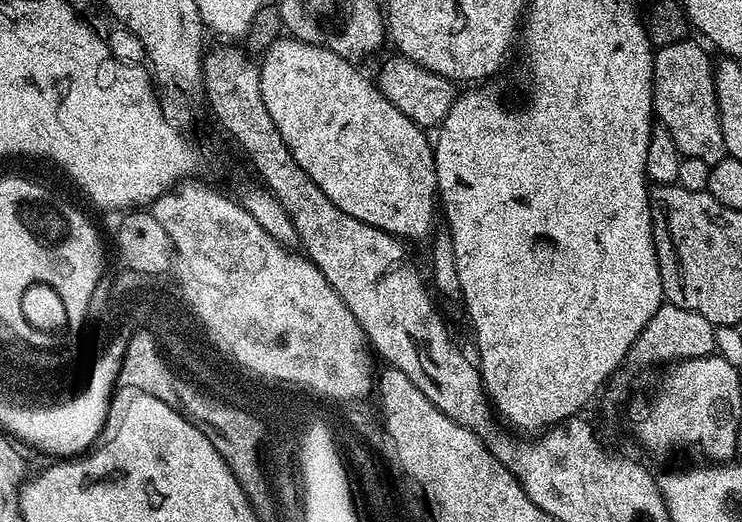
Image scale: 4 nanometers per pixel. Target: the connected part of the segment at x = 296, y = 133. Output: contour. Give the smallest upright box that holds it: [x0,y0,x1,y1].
[258,38,438,242]

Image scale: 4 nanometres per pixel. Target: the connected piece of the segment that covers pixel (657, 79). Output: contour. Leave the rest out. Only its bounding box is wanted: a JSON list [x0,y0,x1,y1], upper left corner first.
[652,38,726,165]

